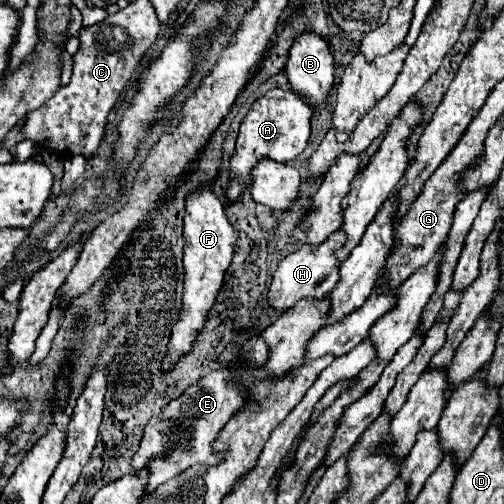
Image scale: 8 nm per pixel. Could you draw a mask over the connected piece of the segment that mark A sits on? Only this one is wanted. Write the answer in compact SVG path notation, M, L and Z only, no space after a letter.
M274 88L266 96L262 96L248 112L240 126L238 142L236 142L236 152L230 158L230 182L226 190L226 198L230 202L238 202L242 192L250 188L252 184L252 168L262 160L274 160L274 162L290 162L296 156L300 156L308 144L310 136L310 118L312 118L312 108L298 98L290 90Z

